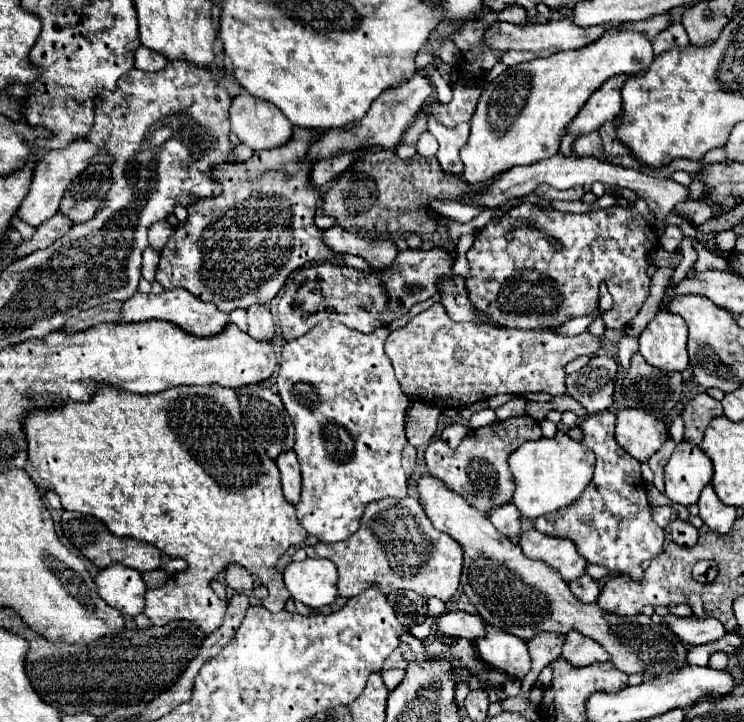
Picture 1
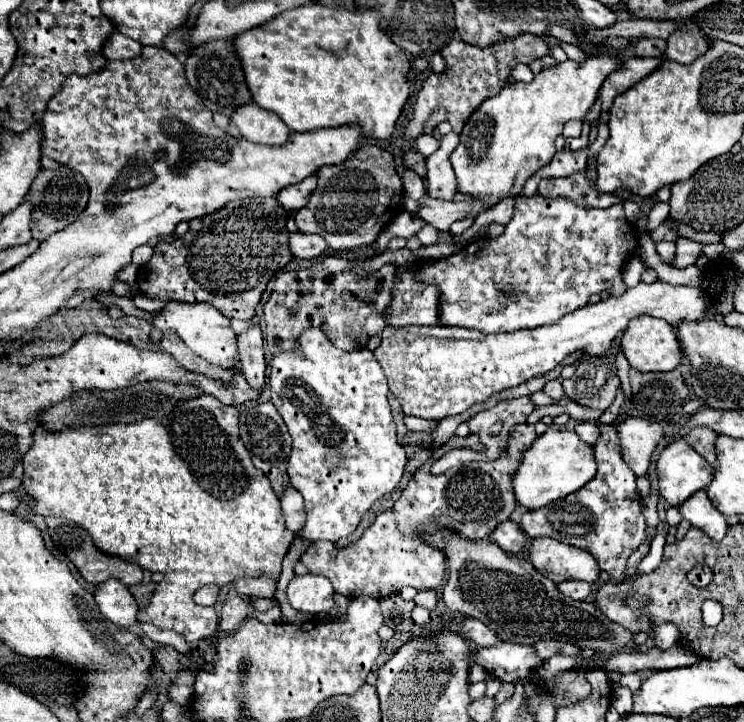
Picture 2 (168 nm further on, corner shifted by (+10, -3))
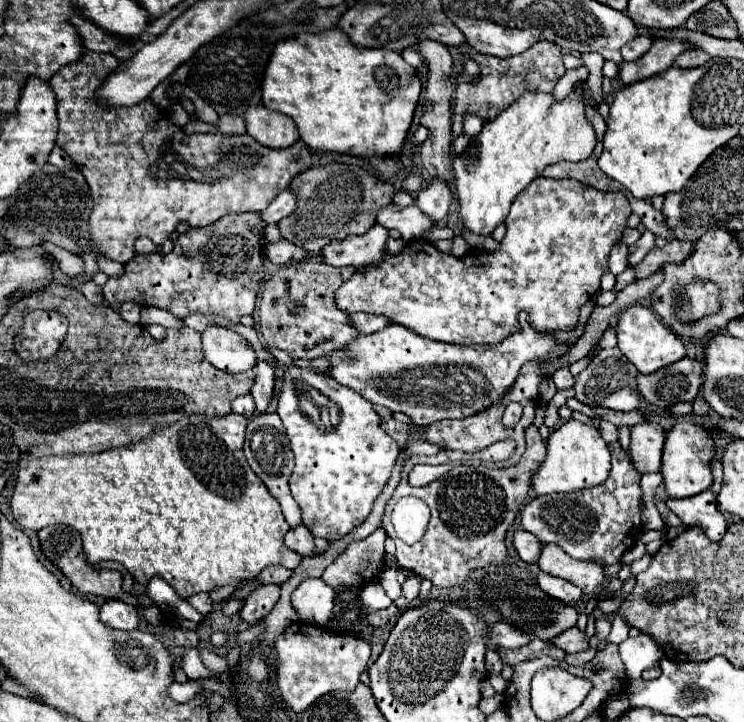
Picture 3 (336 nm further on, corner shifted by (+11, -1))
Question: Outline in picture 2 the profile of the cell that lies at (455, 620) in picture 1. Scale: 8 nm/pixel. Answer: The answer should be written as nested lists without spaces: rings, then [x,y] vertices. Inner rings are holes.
[[[465,618],[465,622],[461,624],[461,632],[467,640],[475,642],[477,646],[493,646],[499,642],[497,634],[493,634],[493,630],[489,630],[481,620],[475,618]]]

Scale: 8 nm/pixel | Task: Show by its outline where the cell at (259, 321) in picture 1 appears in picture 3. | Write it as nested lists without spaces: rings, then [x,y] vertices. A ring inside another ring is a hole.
[[[258,360],[256,366],[254,366],[254,372],[256,372],[256,378],[254,378],[250,394],[254,396],[256,410],[266,412],[272,390],[274,390],[274,370],[266,360]]]

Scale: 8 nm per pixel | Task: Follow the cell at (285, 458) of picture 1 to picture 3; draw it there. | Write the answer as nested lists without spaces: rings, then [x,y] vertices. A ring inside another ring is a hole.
[[[298,524],[286,532],[286,546],[302,556],[314,556],[314,538],[304,524]]]

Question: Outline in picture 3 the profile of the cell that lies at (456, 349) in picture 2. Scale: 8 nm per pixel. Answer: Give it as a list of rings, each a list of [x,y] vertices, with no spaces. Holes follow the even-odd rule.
[[[522,322],[518,332],[492,346],[438,342],[402,324],[390,324],[380,332],[360,336],[360,340],[354,340],[344,350],[334,350],[328,370],[336,382],[360,392],[372,404],[386,406],[392,412],[404,412],[414,424],[428,426],[446,418],[466,418],[480,408],[488,408],[516,382],[526,362],[546,360],[562,344],[570,342],[558,340],[554,330],[540,332],[528,322]],[[456,370],[462,370],[458,372],[462,380],[456,380]]]

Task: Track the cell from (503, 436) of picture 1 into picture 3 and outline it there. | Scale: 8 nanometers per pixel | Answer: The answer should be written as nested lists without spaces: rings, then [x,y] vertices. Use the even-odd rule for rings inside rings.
[[[532,424],[526,428],[526,452],[518,460],[518,464],[510,468],[496,468],[496,466],[456,466],[438,480],[414,488],[408,484],[408,470],[402,472],[402,482],[396,488],[388,510],[384,514],[382,526],[390,538],[396,540],[396,558],[398,564],[408,568],[410,572],[428,578],[434,586],[452,588],[460,586],[468,572],[474,568],[484,566],[498,566],[506,564],[506,530],[512,526],[520,504],[528,496],[528,478],[540,466],[544,458],[544,440],[538,428]],[[402,496],[416,496],[424,500],[430,508],[430,522],[428,530],[416,544],[404,544],[395,538],[395,531],[391,522],[394,504]]]

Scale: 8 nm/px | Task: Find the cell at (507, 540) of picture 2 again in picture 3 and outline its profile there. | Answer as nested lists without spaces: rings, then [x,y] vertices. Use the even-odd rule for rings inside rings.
[[[516,530],[516,532],[514,532],[514,548],[516,548],[518,556],[520,556],[524,562],[536,562],[538,556],[540,556],[542,544],[538,546],[536,536],[532,536],[530,532],[526,532],[526,530]]]

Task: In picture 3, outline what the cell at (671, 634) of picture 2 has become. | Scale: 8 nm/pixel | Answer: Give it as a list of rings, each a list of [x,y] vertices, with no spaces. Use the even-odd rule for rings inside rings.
[[[643,632],[635,638],[626,638],[618,646],[618,650],[620,650],[620,660],[624,662],[626,668],[626,680],[624,680],[626,686],[638,680],[646,668],[656,666],[658,660],[662,658],[660,644],[657,644],[652,636]]]

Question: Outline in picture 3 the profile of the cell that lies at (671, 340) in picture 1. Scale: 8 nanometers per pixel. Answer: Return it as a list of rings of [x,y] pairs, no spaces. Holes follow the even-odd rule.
[[[630,306],[620,314],[620,320],[616,326],[616,336],[618,336],[620,352],[642,374],[652,374],[652,372],[668,366],[672,362],[678,362],[686,356],[684,342],[650,308],[644,308],[644,306]]]

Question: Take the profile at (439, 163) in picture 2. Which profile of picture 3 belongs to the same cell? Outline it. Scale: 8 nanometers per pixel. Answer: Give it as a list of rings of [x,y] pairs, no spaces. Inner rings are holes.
[[[434,178],[424,190],[418,192],[416,204],[422,208],[424,214],[432,216],[436,222],[444,220],[450,204],[452,204],[452,188],[444,178]]]

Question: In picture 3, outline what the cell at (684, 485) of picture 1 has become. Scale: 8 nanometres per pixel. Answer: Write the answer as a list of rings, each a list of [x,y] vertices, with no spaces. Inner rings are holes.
[[[680,422],[676,424],[668,436],[662,450],[662,476],[668,498],[688,498],[700,494],[712,486],[710,460],[714,458],[714,444],[708,438],[708,432],[702,426]]]

